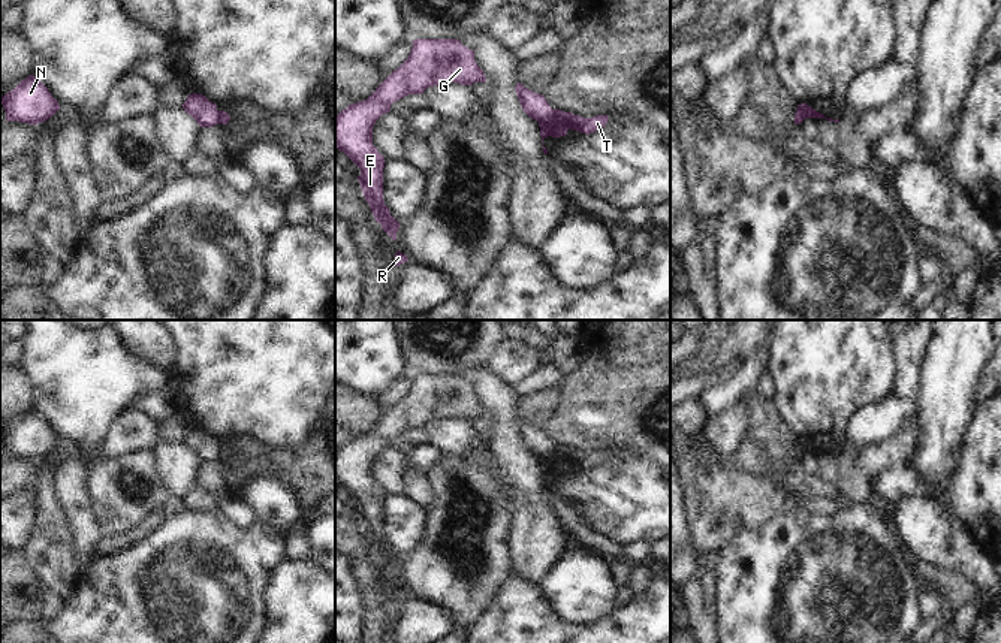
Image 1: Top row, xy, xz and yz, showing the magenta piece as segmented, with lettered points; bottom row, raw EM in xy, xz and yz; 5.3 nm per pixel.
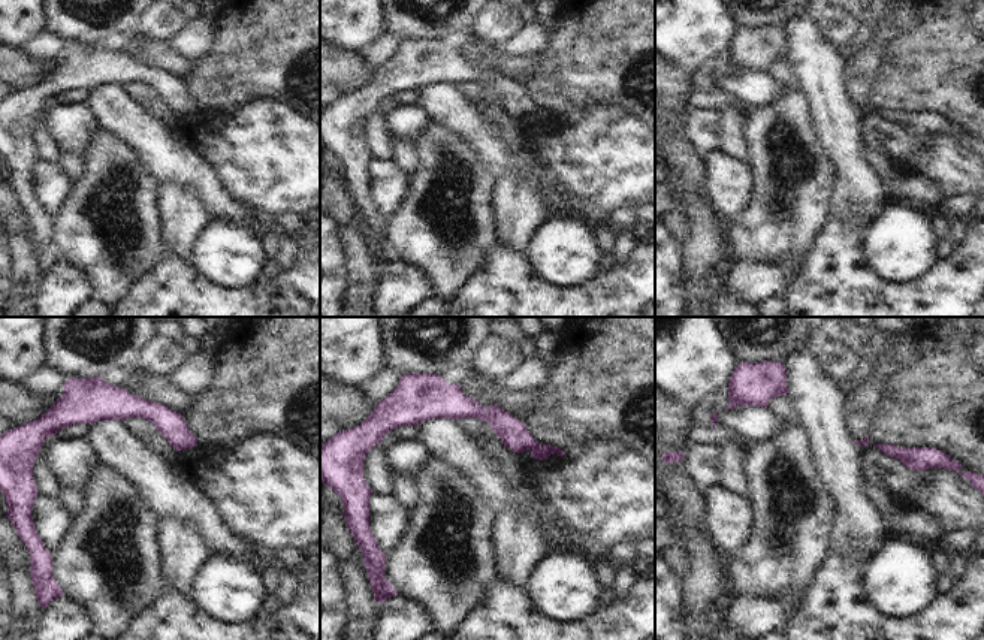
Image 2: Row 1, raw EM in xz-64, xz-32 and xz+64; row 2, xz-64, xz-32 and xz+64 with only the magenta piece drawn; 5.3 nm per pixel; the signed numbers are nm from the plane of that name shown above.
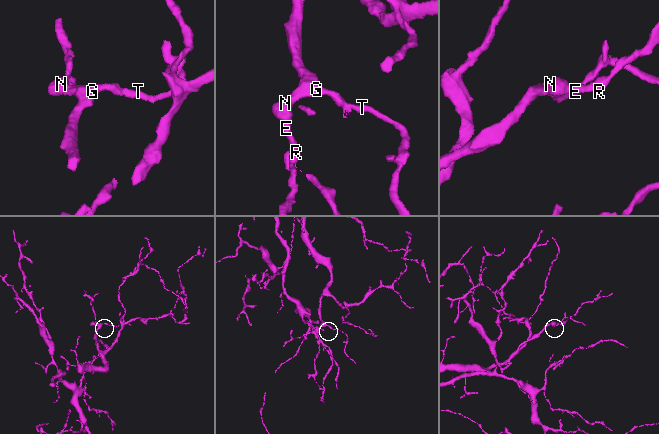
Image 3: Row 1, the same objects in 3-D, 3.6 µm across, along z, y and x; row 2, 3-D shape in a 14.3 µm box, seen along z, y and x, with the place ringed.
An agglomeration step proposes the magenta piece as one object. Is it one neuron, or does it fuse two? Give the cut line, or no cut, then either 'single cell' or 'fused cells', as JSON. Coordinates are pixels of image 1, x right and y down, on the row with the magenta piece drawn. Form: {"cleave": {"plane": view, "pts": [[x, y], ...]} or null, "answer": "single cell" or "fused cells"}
{"cleave": {"plane": "xz", "pts": [[554, 109], [549, 117], [543, 117], [539, 121]]}, "answer": "fused cells"}

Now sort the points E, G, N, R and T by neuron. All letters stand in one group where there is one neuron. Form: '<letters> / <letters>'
E G N R / T

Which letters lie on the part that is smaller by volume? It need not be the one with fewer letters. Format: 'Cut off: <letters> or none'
Cut off: T.

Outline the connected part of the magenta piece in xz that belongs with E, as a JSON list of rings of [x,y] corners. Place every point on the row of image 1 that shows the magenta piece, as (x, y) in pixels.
[[[416,39],[408,58],[367,99],[349,105],[335,117],[335,147],[359,169],[358,181],[365,200],[382,229],[397,241],[400,223],[383,200],[385,157],[373,145],[376,121],[391,105],[408,94],[422,94],[440,84],[471,85],[486,82],[474,60],[474,51],[458,39]]]

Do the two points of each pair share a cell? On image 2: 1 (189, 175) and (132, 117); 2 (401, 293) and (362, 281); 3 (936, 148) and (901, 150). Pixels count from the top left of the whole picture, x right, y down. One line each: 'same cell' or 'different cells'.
1: same cell
2: different cells
3: different cells

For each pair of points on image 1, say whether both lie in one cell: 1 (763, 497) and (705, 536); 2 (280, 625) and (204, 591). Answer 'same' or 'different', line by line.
1: same
2: different

